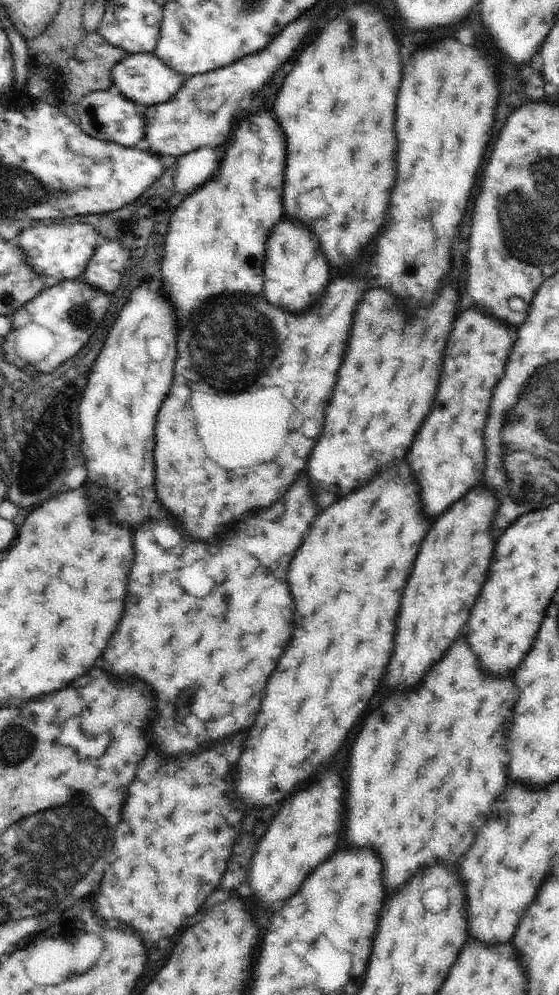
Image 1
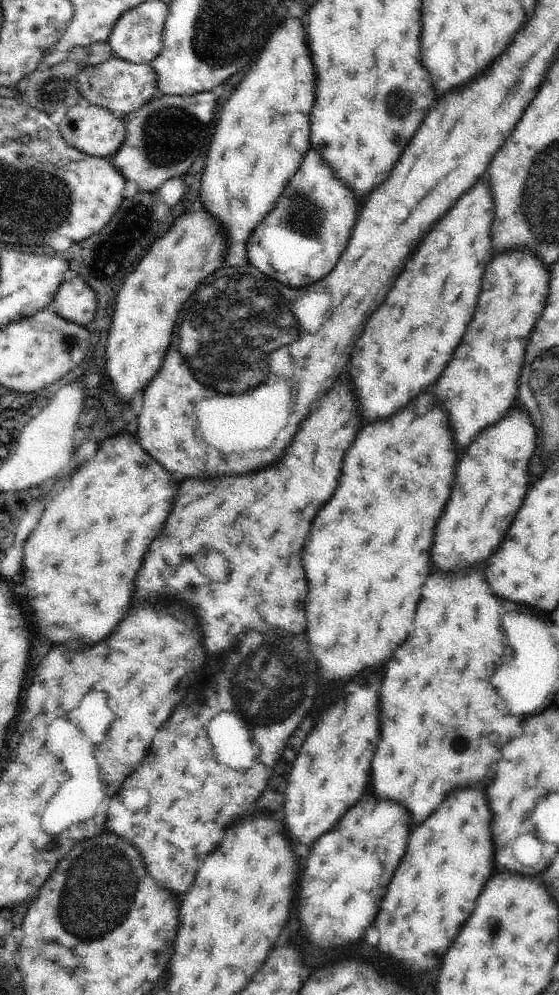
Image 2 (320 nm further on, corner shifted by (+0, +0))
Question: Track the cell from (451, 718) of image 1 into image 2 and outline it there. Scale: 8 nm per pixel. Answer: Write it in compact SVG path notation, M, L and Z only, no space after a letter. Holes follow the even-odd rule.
M480 566L466 570L462 574L444 574L444 572L432 572L428 576L428 580L424 582L424 594L418 602L418 610L416 610L416 618L414 618L414 630L408 634L408 638L398 646L396 654L392 654L392 658L386 662L386 672L384 672L384 686L380 692L380 702L382 702L382 732L380 732L380 744L376 748L374 760L372 760L372 786L374 786L374 794L378 798L388 798L394 802L404 804L410 814L412 814L412 822L414 824L422 824L444 800L444 796L458 788L458 786L478 786L478 784L488 784L498 768L498 760L500 760L500 748L504 748L504 744L508 744L512 738L520 736L522 730L522 716L512 716L510 710L506 708L504 698L500 698L500 694L494 690L494 686L490 684L492 674L498 670L498 666L506 664L512 660L512 648L506 644L506 634L502 632L502 624L500 618L502 614L510 612L510 610L518 610L520 606L516 606L516 602L504 602L500 598L496 598L490 590L490 584L484 578L484 570Z

